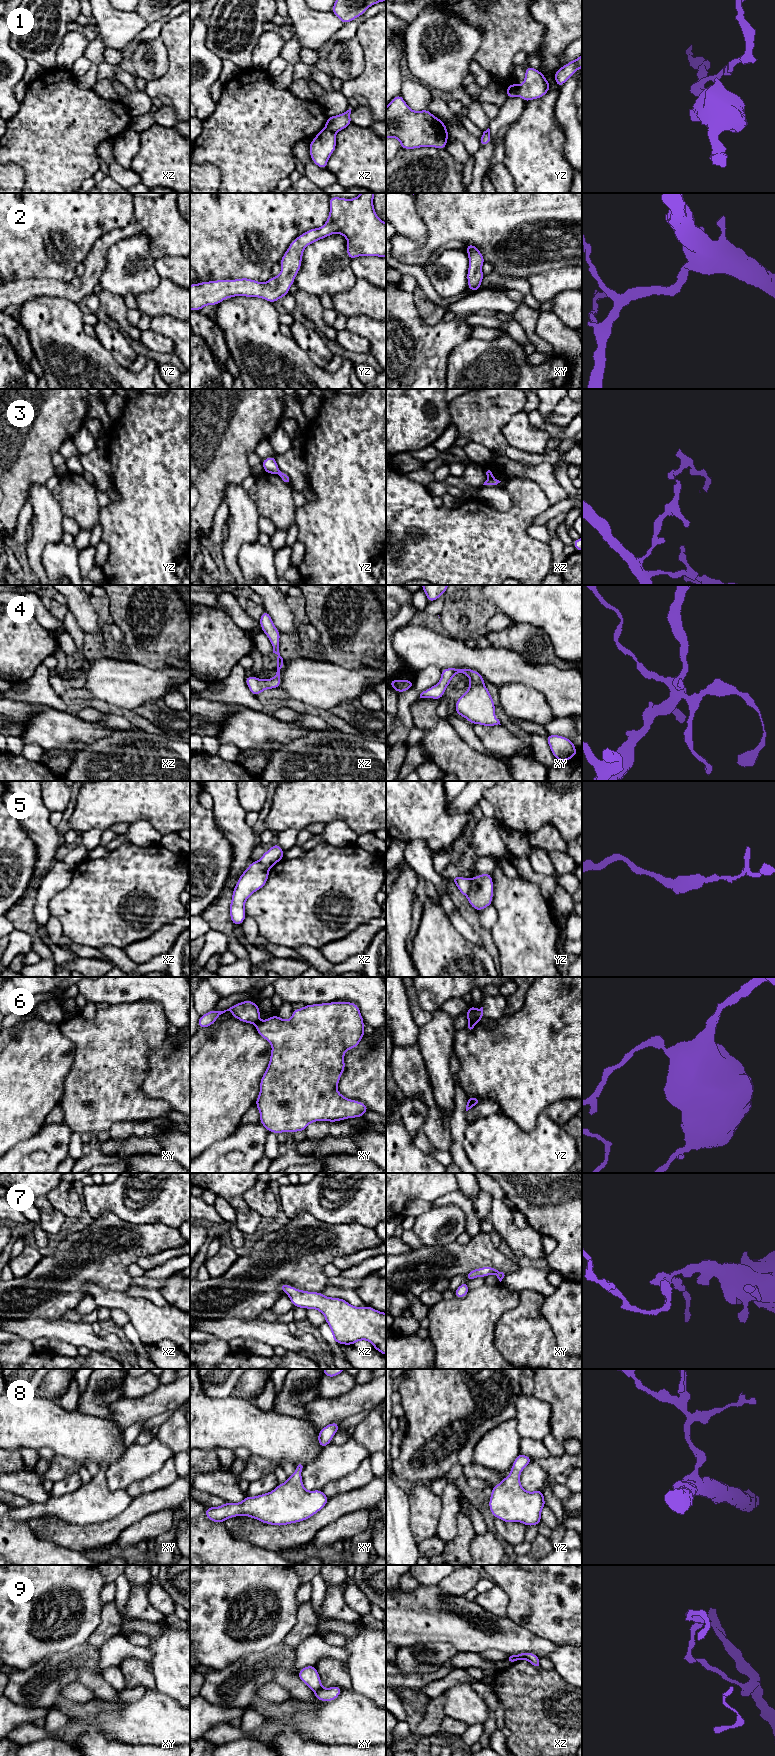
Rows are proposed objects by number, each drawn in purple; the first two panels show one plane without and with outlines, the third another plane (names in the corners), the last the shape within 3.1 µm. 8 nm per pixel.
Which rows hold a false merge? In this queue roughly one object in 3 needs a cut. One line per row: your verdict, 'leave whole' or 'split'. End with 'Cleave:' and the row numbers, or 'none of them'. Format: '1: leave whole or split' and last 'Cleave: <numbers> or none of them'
1: split
2: leave whole
3: split
4: leave whole
5: split
6: split
7: leave whole
8: leave whole
9: split
Cleave: 1, 3, 5, 6, 9

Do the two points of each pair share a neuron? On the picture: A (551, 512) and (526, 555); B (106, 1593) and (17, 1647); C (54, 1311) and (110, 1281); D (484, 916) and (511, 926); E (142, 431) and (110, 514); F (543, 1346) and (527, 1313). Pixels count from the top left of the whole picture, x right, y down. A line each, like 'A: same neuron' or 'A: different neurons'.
A: different neurons
B: different neurons
C: same neuron
D: different neurons
E: same neuron
F: same neuron

